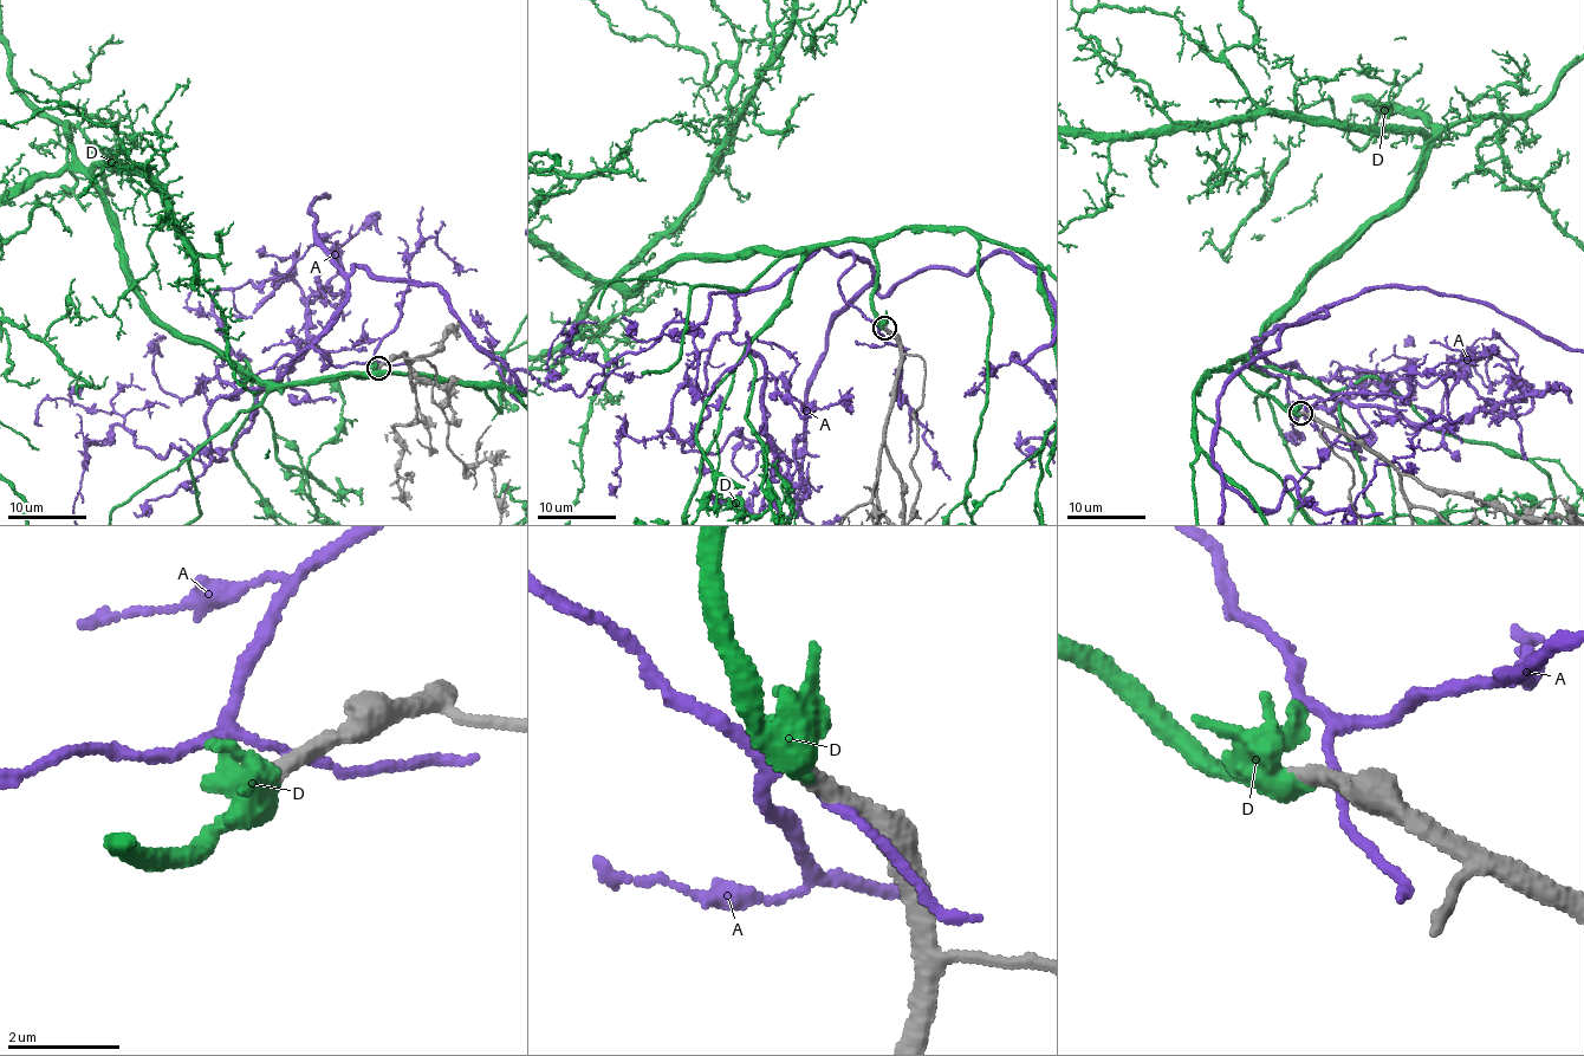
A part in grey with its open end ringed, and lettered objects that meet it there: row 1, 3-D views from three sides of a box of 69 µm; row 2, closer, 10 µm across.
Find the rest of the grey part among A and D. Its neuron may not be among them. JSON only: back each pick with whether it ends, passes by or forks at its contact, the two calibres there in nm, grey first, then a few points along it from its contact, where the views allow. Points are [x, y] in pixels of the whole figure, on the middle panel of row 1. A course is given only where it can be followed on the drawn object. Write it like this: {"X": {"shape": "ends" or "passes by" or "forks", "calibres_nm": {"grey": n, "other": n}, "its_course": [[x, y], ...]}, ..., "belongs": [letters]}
{"D": {"shape": "passes by", "calibres_nm": {"grey": 360, "other": 440}}, "belongs": ["D"]}

